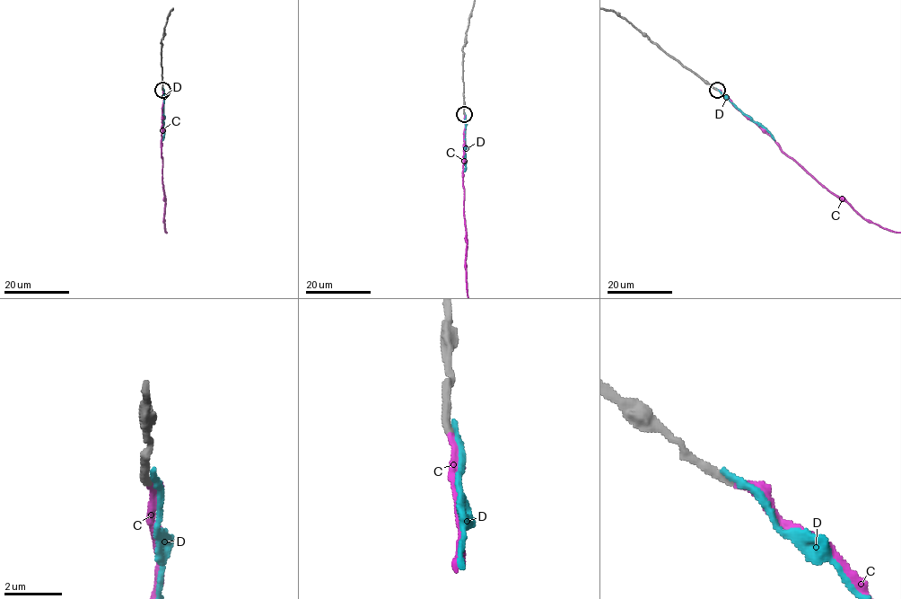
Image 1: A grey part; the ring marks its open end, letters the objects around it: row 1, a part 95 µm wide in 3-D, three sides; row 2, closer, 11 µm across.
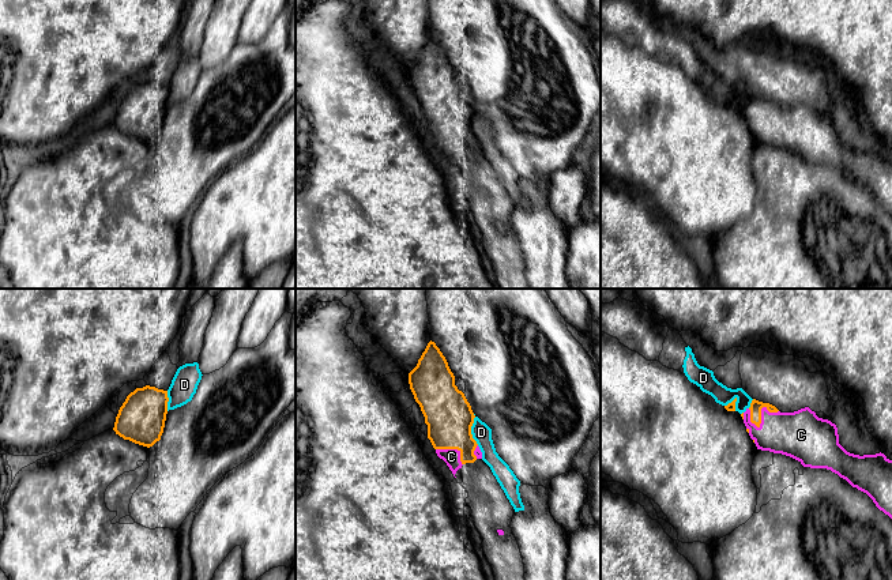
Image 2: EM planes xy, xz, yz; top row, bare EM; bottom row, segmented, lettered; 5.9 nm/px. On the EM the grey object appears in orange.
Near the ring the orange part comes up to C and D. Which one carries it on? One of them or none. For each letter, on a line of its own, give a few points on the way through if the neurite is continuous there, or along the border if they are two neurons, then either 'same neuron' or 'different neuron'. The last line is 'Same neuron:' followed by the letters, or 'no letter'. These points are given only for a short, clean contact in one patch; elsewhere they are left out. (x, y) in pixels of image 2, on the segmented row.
C: same neuron
D: different neuron
Same neuron: C

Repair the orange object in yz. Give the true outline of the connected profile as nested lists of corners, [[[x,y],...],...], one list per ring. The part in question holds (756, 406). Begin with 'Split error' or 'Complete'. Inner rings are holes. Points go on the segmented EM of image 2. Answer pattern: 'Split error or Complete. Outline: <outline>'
Split error. Outline: [[[753,399],[741,417],[757,449],[790,456],[803,467],[831,470],[853,487],[866,493],[876,506],[892,519],[892,460],[884,453],[859,456],[847,452],[839,444],[836,425],[818,418],[809,407],[780,413],[775,406]]]

